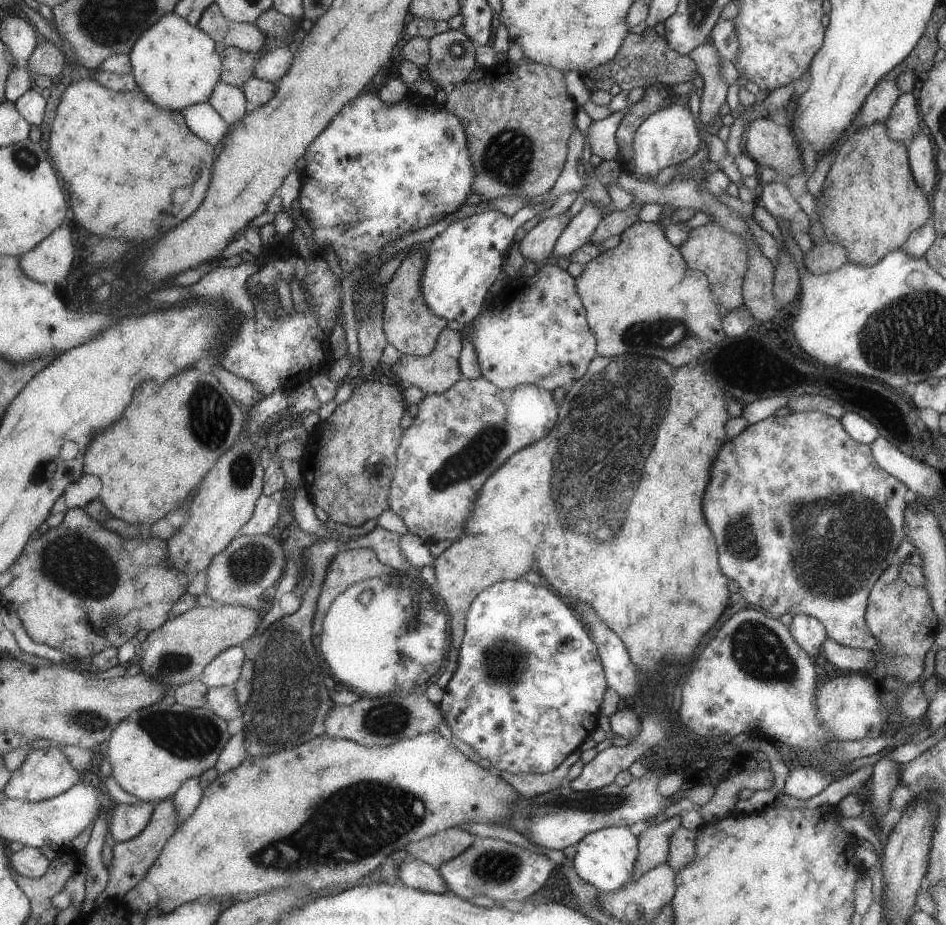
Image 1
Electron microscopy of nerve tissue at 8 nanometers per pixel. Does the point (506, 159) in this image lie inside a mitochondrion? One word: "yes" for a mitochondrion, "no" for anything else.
yes

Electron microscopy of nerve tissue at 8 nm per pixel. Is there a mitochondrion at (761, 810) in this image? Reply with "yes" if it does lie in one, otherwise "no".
no

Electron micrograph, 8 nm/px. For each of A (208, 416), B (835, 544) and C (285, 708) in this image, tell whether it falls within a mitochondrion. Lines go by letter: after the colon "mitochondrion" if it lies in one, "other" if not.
A: mitochondrion
B: mitochondrion
C: mitochondrion

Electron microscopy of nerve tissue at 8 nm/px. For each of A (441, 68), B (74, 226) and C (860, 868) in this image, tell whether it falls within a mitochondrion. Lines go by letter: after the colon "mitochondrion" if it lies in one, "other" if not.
A: mitochondrion
B: other
C: other

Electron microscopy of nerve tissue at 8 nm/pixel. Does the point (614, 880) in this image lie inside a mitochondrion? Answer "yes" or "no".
no

